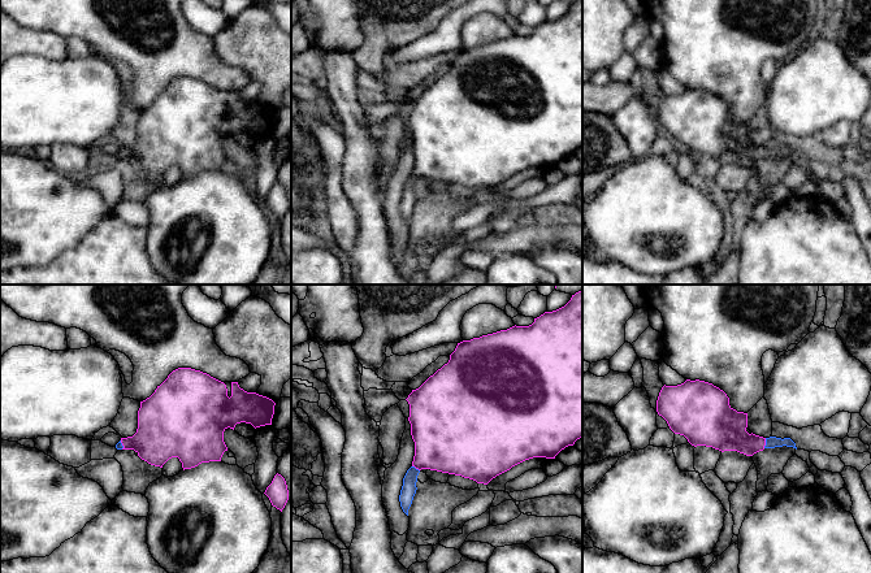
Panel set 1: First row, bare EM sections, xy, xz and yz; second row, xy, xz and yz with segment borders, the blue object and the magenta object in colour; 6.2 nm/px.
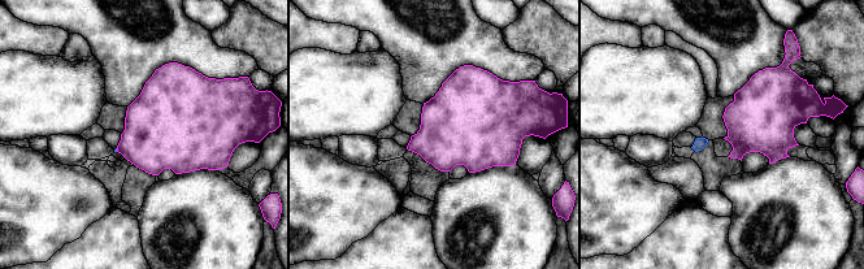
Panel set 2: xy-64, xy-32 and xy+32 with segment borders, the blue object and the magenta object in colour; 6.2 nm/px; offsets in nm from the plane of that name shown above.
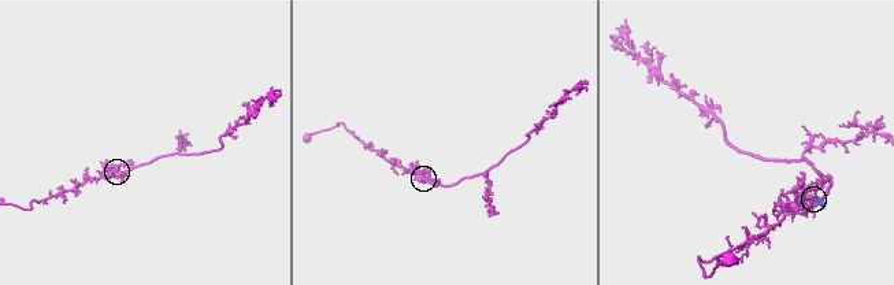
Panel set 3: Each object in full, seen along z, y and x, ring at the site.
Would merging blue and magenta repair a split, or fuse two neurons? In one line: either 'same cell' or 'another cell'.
same cell

